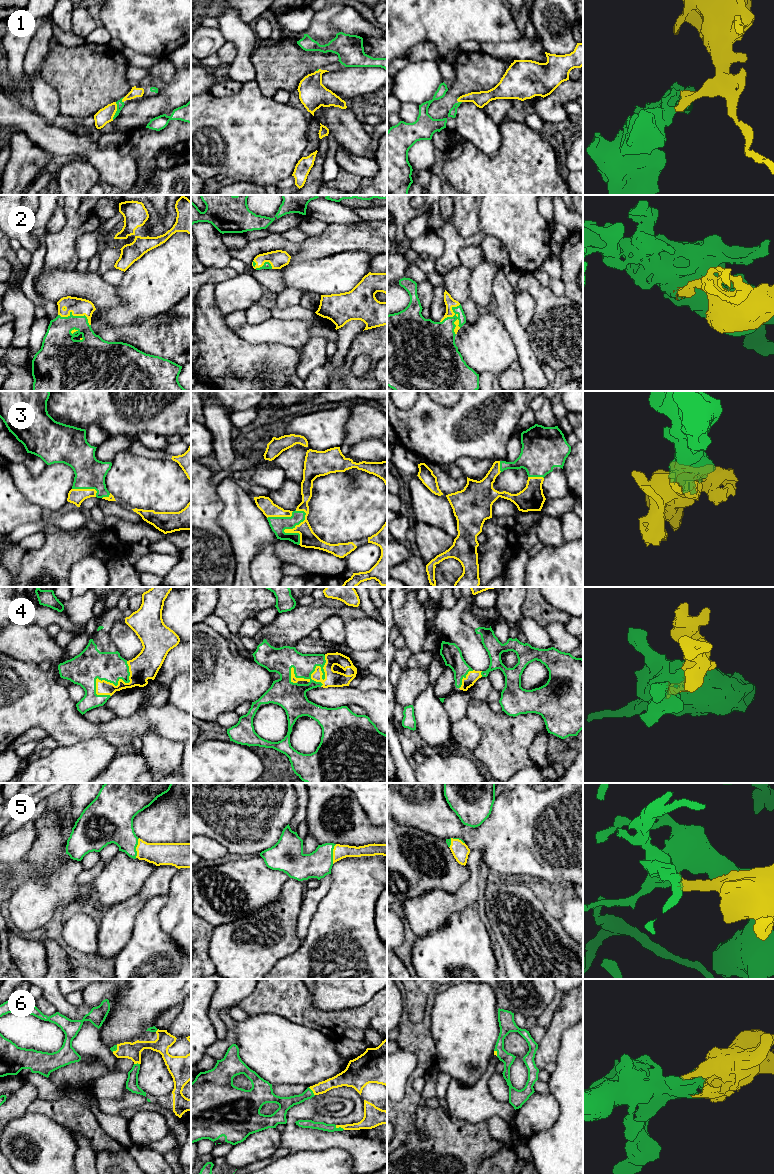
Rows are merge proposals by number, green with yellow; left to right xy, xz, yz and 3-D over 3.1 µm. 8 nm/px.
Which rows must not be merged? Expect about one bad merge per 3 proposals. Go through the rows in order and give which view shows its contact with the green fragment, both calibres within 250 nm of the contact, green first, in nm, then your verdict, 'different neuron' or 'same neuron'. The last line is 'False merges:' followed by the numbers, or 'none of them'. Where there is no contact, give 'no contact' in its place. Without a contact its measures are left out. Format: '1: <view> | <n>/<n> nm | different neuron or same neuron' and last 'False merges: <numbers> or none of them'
1: xy | 60/130 nm | same neuron
2: yz | 300/80 nm | same neuron
3: xz | 130/140 nm | same neuron
4: xz | 220/130 nm | same neuron
5: xy | 280/180 nm | same neuron
6: xz | 70/130 nm | same neuron
False merges: none of them

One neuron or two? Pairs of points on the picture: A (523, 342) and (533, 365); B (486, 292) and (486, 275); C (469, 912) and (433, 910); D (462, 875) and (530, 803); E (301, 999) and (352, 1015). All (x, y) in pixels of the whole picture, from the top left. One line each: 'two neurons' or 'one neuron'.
A: one neuron
B: one neuron
C: two neurons
D: two neurons
E: one neuron

